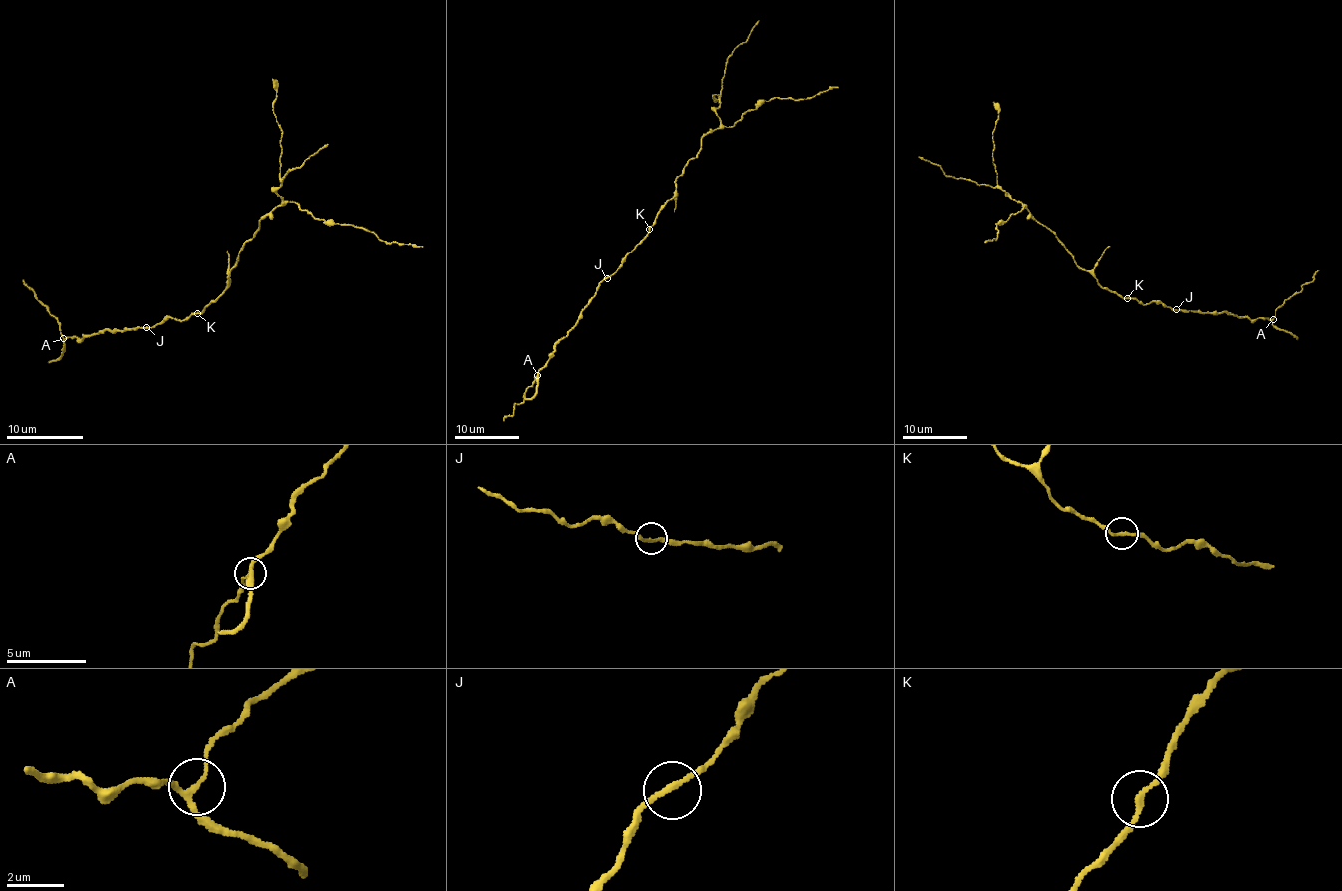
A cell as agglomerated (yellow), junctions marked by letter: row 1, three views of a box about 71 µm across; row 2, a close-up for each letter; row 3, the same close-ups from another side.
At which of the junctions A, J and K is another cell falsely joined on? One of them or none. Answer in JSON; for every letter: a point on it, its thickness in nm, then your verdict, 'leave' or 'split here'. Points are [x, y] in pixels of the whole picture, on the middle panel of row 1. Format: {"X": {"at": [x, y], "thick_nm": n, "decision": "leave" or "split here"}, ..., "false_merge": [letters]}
{"A": {"at": [537, 375], "thick_nm": 160, "decision": "leave"}, "J": {"at": [607, 278], "thick_nm": 190, "decision": "leave"}, "K": {"at": [649, 229], "thick_nm": 190, "decision": "split here"}, "false_merge": ["K"]}

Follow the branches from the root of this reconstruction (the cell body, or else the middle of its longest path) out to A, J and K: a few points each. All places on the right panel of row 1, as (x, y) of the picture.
A: (1113, 293), (1123, 298), (1136, 298), (1144, 304), (1160, 301), (1171, 309), (1273, 319)
J: (1113, 293), (1123, 298), (1136, 298), (1144, 304), (1160, 301), (1176, 309)
K: (1113, 293), (1126, 298)

